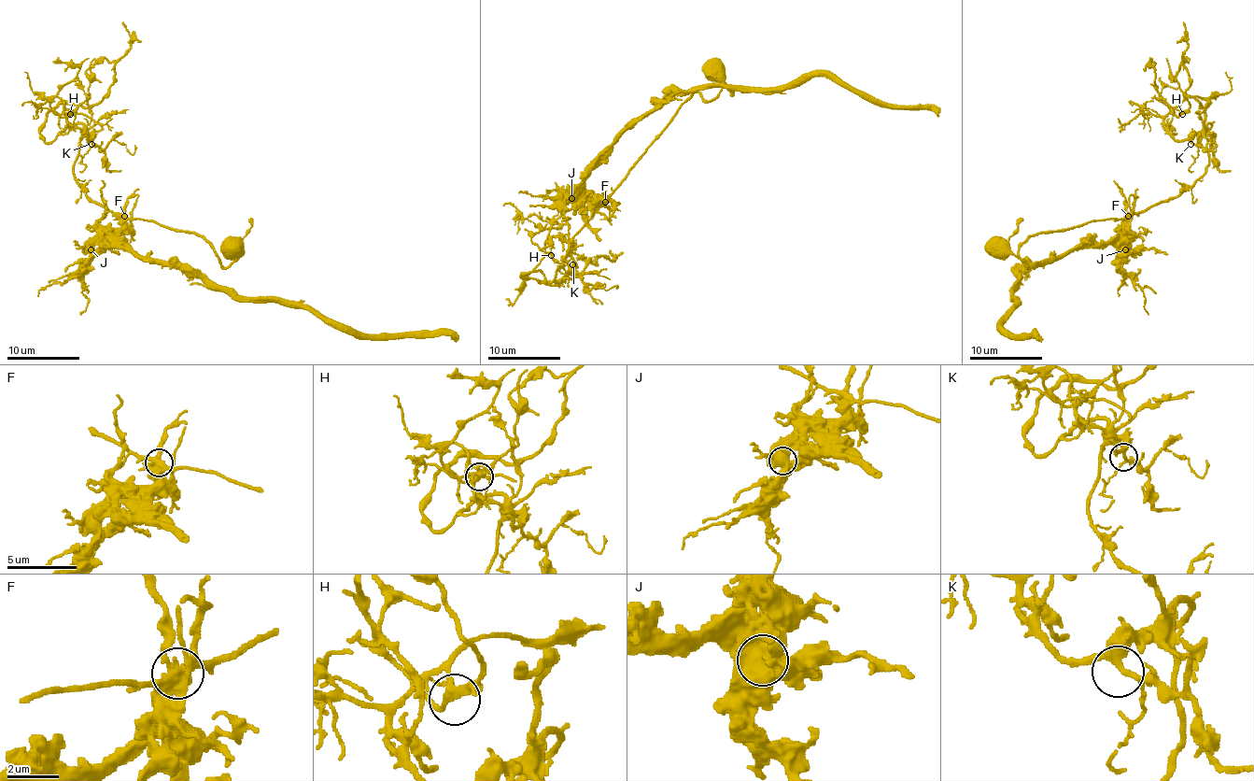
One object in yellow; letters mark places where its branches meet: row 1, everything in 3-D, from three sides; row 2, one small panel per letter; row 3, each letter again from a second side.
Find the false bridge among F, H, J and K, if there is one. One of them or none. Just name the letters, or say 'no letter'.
F

